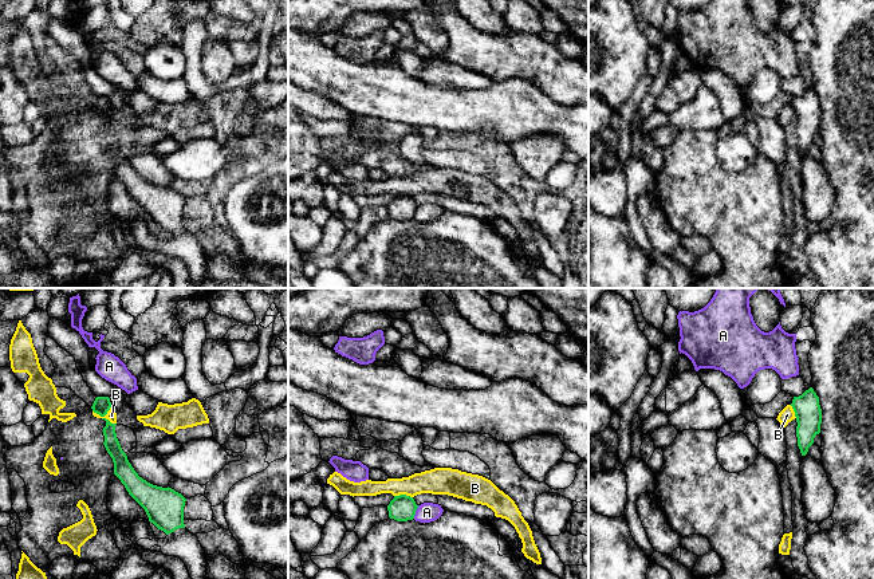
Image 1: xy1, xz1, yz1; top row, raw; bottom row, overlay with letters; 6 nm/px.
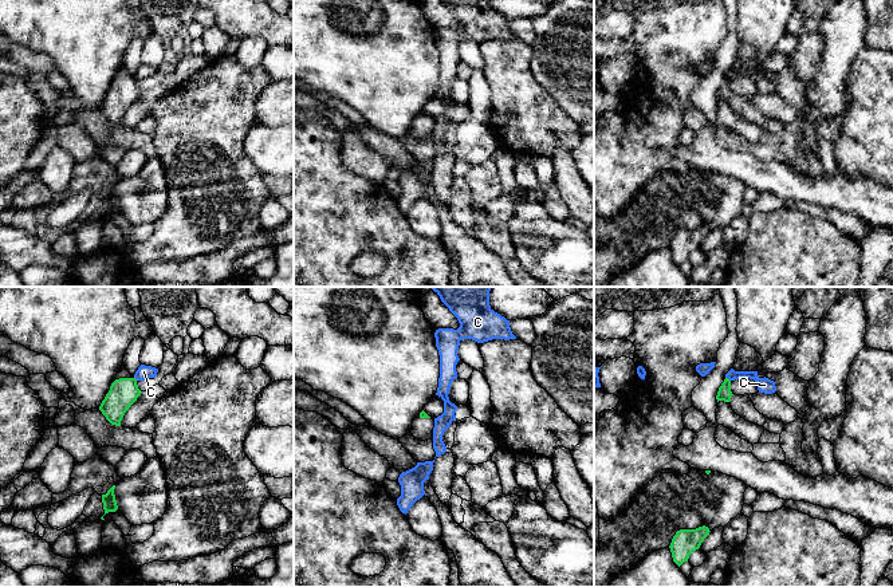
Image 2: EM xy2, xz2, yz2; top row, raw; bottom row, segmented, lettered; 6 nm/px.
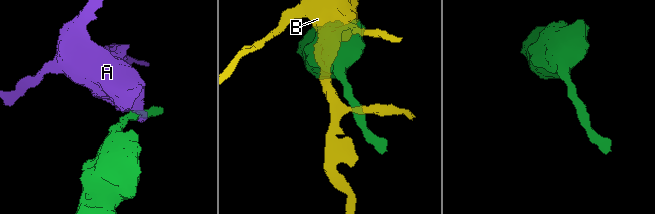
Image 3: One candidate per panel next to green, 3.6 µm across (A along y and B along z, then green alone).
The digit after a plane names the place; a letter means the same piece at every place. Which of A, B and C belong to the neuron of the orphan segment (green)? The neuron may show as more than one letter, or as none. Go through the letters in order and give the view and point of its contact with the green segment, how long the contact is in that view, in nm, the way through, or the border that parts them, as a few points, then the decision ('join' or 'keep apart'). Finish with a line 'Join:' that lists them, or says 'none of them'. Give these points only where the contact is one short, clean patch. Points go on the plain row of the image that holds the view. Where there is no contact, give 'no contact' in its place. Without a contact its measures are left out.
A: meets green in xz1 at (414, 212); contact 90 nm long; border along xz1 (418, 205), (413, 217); keep apart
B: meets green in xy1 at (105, 118); contact 170 nm long; border along xy1 (93, 110), (115, 123); keep apart
C: meets green in yz2 at (728, 79); contact 40 nm long; border along yz2 (726, 77), (730, 81); keep apart
Join: none of them

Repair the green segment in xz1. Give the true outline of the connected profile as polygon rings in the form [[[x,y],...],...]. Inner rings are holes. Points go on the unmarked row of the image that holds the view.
[[[406,194],[394,196],[387,205],[389,217],[397,221],[413,220],[418,205],[414,198]]]

